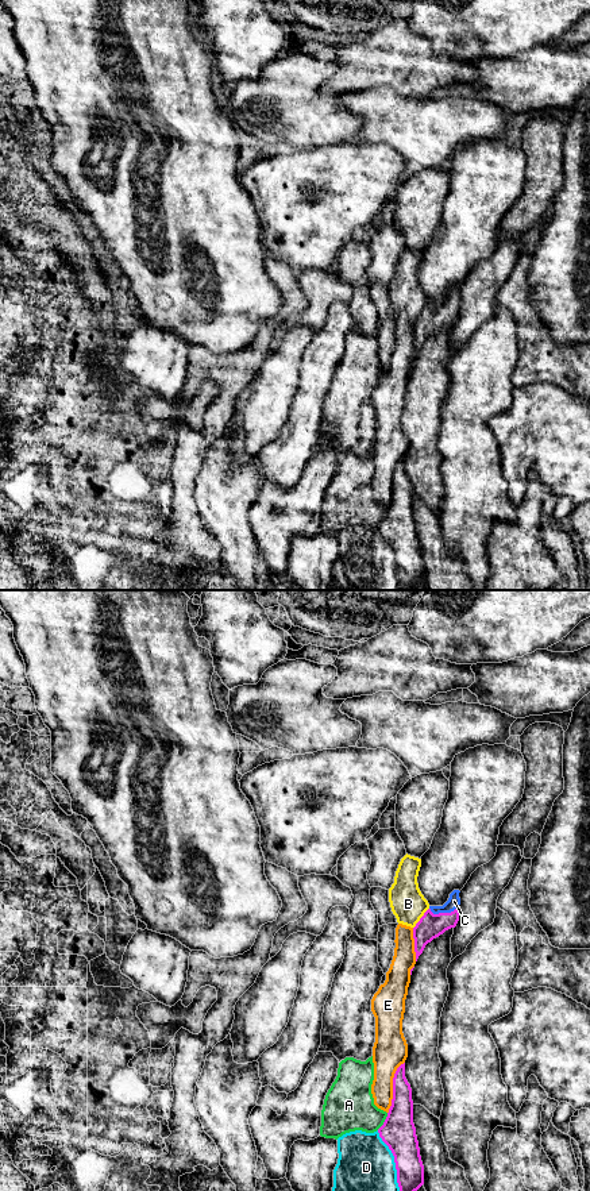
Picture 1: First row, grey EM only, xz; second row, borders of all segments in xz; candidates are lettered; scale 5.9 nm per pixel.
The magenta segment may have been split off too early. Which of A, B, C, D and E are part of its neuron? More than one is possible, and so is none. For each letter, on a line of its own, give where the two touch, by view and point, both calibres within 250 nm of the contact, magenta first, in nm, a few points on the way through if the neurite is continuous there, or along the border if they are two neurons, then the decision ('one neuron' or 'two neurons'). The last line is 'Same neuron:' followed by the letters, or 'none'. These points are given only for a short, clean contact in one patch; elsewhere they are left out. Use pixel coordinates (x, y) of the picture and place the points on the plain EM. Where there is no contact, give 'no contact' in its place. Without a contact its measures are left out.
A: contact xz (385, 516); calibres 200 and 300 nm; border xz (388, 508), (377, 524); two neurons
B: contact xz (420, 313); calibres 150 and 200 nm; two neurons
C: contact xz (443, 308); calibres 150 and 80 nm; way xz (430, 322), (443, 308), (454, 296); one neuron
D: contact xz (394, 557); calibres 200 and 380 nm; two neurons
E: contact xz (393, 482); calibres 190 and 200 nm; two neurons
Same neuron: C

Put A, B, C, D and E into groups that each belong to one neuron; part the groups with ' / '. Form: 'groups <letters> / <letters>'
groups A / B D / C / E

